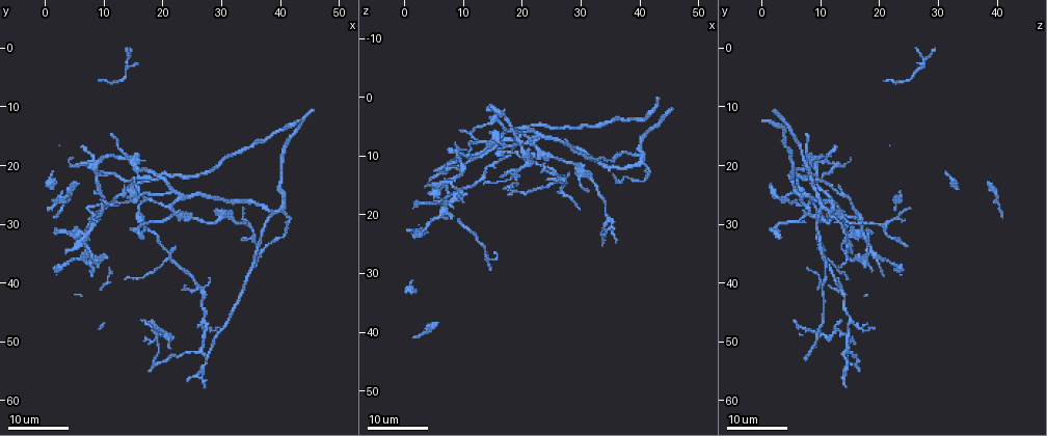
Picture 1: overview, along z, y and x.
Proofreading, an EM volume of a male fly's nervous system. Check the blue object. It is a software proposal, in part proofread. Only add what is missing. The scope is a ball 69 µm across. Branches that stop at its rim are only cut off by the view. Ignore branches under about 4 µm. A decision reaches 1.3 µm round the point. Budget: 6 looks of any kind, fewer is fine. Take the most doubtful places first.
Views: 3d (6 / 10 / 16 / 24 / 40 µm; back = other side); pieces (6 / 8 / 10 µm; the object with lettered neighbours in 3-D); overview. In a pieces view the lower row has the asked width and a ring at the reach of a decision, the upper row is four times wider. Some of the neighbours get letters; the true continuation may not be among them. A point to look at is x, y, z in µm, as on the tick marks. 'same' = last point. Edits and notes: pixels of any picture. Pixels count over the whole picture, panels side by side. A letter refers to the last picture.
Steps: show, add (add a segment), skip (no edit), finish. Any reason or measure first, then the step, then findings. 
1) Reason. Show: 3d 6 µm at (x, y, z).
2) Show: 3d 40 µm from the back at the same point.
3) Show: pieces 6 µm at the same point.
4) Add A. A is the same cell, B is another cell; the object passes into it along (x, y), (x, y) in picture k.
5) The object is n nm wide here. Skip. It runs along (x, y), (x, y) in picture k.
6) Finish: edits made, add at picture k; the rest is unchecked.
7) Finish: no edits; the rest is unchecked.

Thin end. Show: 3d 16 µm at (16.0, 46.0, 13.5).

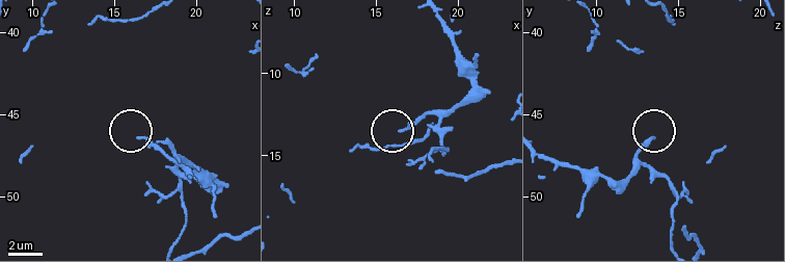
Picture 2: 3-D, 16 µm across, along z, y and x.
Show: pieces 6 µm at (16.5, 46.5, 13.5).

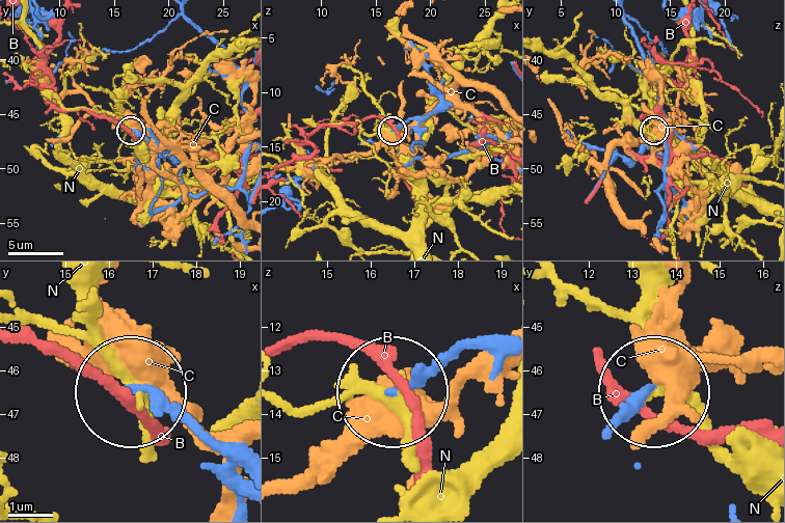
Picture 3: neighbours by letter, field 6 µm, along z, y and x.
Skip. B, C and N are other cells; it runs along (482, 354), (437, 354), (397, 391) in picture 3; no lettered segment goes on from it.

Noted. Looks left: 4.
Show: 3d 24 µm at (31.5, 29.0, 16.5).

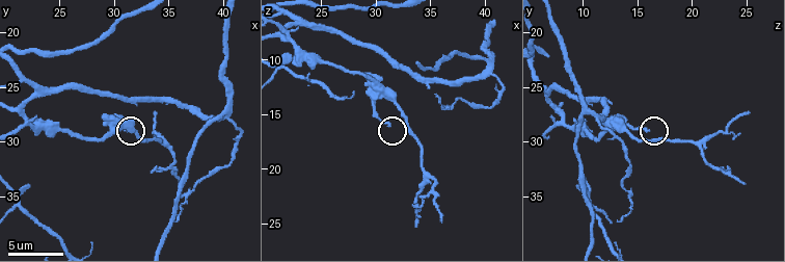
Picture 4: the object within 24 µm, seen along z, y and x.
Show: pieces 8 µm at (31.4, 29.0, 16.0).

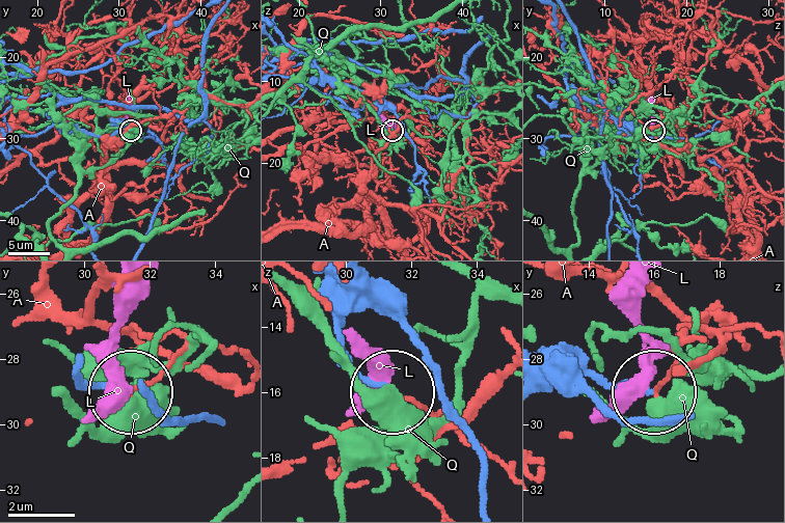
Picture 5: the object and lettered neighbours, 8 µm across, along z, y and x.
Skip. A, L and Q are other cells; it runs along (79, 373), (82, 381), (127, 389) in picture 5; none of them fits.

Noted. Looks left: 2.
An open end. Show: pieces 8 µm at (36.0, 33.8, 24.4).

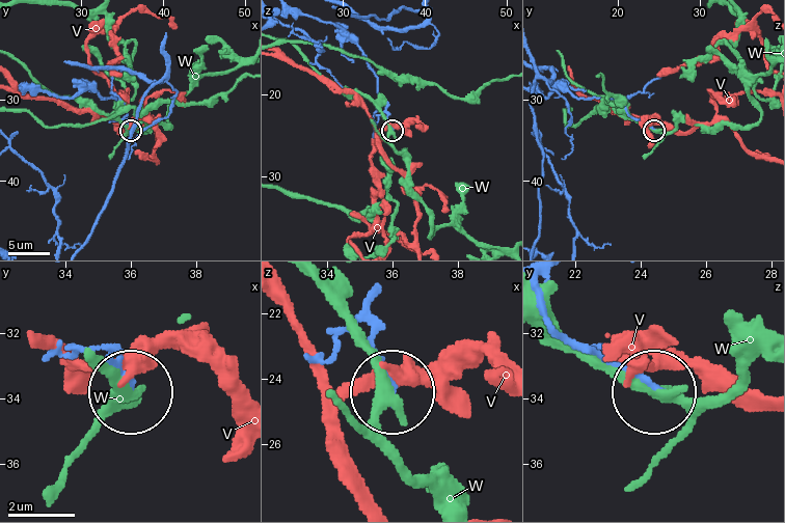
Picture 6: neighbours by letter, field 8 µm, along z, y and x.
Skip. V and W are other cells; it runs along (321, 20), (333, 23), (363, 54), (387, 104), (391, 129) in picture 6; none of them fits.

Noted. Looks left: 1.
Finish: no edits; the rest is unchecked.

